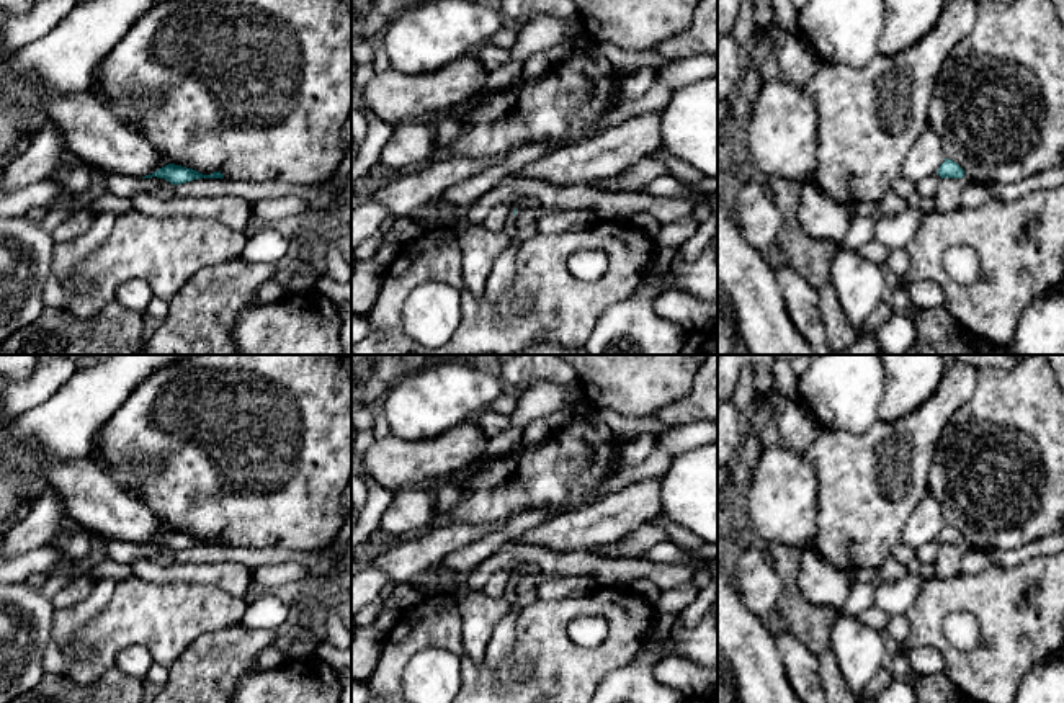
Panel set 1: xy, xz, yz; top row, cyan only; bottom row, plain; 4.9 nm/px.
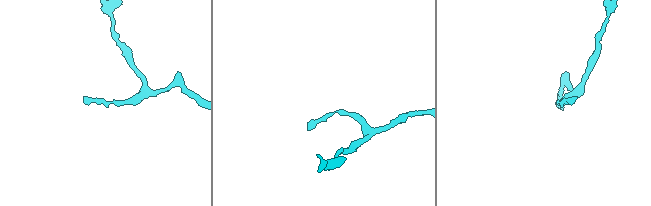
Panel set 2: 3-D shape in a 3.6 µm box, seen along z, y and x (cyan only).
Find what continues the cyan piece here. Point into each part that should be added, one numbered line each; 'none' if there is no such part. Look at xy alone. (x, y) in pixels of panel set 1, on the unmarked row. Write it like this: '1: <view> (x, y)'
none

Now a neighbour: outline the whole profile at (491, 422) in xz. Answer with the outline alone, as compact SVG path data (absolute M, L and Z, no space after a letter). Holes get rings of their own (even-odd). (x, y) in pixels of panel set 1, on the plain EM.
M492 409L479 415L479 425L485 437L489 438L515 427L510 415L495 412Z

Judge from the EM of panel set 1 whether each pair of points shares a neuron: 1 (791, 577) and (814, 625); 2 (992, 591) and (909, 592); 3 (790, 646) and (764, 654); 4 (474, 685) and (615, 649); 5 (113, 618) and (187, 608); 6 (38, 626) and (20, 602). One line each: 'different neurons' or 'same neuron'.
1: same neuron
2: different neurons
3: different neurons
4: same neuron
5: same neuron
6: same neuron

